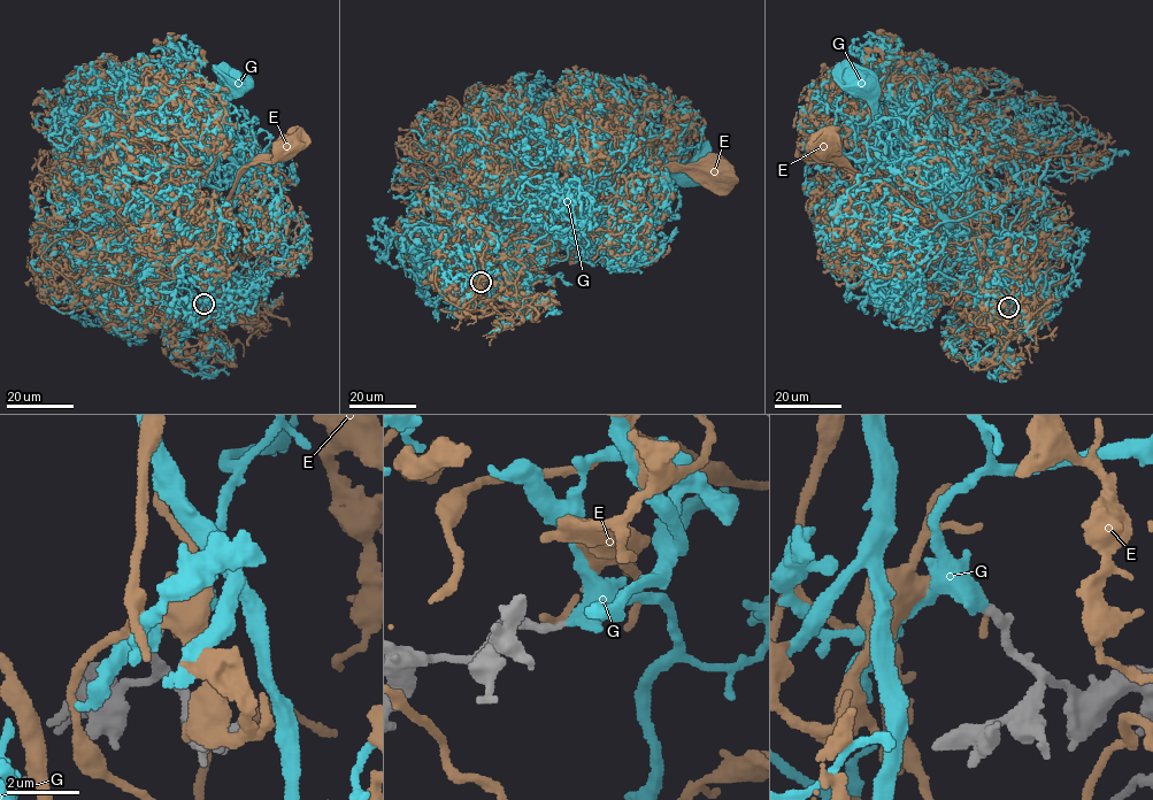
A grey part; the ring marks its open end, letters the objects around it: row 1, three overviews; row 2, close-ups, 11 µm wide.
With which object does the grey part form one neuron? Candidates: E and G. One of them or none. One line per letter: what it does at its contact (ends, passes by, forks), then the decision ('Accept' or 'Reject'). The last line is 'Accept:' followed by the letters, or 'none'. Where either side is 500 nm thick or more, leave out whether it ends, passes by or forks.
E: It ends there. Reject
G: It ends there. Accept
Accept: G

